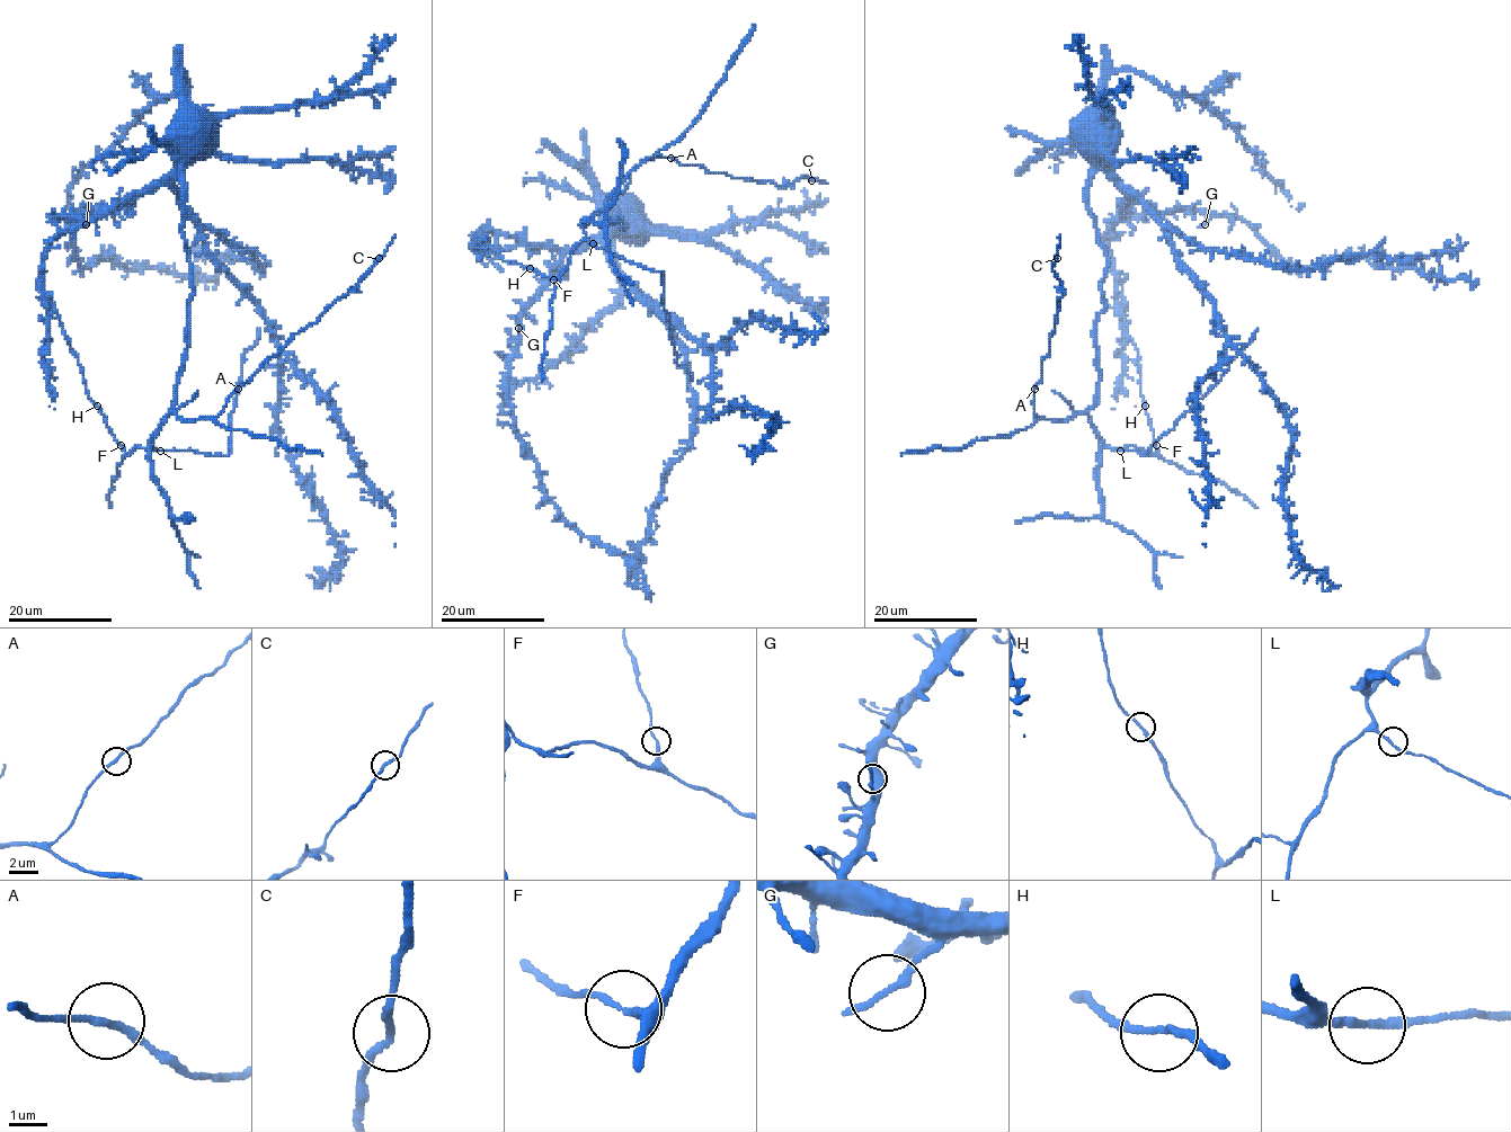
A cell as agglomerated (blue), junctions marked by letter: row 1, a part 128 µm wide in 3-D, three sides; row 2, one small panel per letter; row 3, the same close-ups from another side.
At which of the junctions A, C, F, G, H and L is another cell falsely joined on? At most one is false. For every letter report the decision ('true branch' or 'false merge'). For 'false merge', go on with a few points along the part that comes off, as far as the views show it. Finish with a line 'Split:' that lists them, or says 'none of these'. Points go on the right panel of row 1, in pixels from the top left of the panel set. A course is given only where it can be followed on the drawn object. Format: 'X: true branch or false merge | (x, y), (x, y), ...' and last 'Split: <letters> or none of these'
A: true branch
C: true branch
F: true branch
G: true branch
H: true branch
L: true branch
Split: none of these

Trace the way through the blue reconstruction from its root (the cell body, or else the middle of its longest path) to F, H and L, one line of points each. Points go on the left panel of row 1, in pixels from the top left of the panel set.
F: (184, 126), (183, 234), (192, 285), (185, 365), (176, 404), (152, 447), (126, 454), (122, 446)
H: (184, 126), (169, 174), (64, 230), (43, 257), (43, 296), (55, 308), (86, 394), (97, 406)
L: (184, 126), (183, 234), (192, 297), (187, 349), (178, 374), (176, 404), (151, 443), (160, 451)

